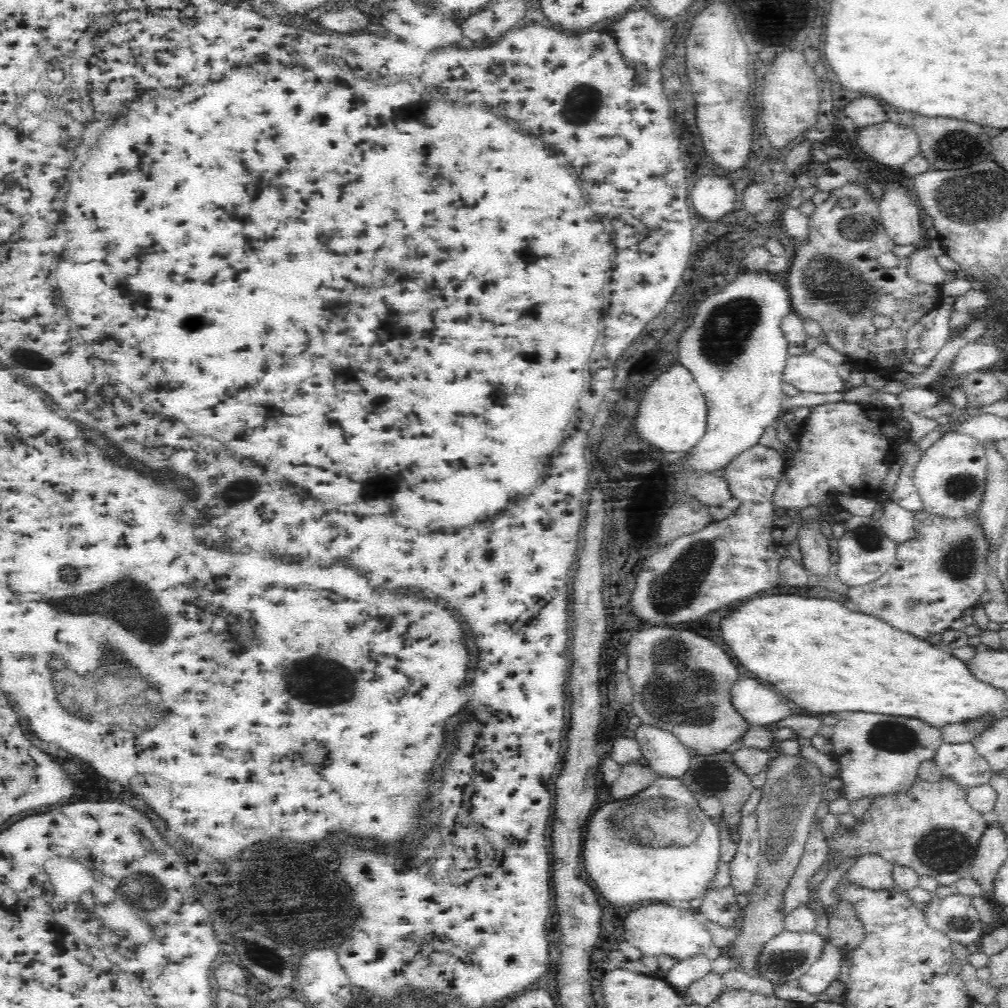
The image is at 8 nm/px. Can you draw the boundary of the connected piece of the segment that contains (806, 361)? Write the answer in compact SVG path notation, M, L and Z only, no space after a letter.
M808 352L805 355L790 355L784 370L783 382L792 384L802 393L844 393L848 389L848 384L838 374L836 367Z

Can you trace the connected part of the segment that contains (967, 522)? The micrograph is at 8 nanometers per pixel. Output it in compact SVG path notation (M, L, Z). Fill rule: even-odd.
M980 508L960 517L942 517L924 510L913 514L917 535L908 543L897 546L894 562L878 580L850 587L847 598L858 605L860 612L877 616L898 630L926 638L929 634L942 633L948 629L949 624L960 619L968 608L974 608L980 596L986 592L988 576L996 574L996 542L986 534L981 523Z

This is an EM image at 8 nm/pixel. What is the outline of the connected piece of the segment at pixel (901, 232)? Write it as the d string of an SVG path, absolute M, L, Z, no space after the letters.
M899 183L888 184L886 194L879 201L880 215L885 231L894 244L914 246L916 250L928 246L918 206Z

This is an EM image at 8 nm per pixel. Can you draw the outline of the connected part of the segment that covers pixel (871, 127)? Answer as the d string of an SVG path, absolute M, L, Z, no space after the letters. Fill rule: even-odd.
M889 120L857 126L854 142L866 156L890 168L900 168L920 154L916 131Z

